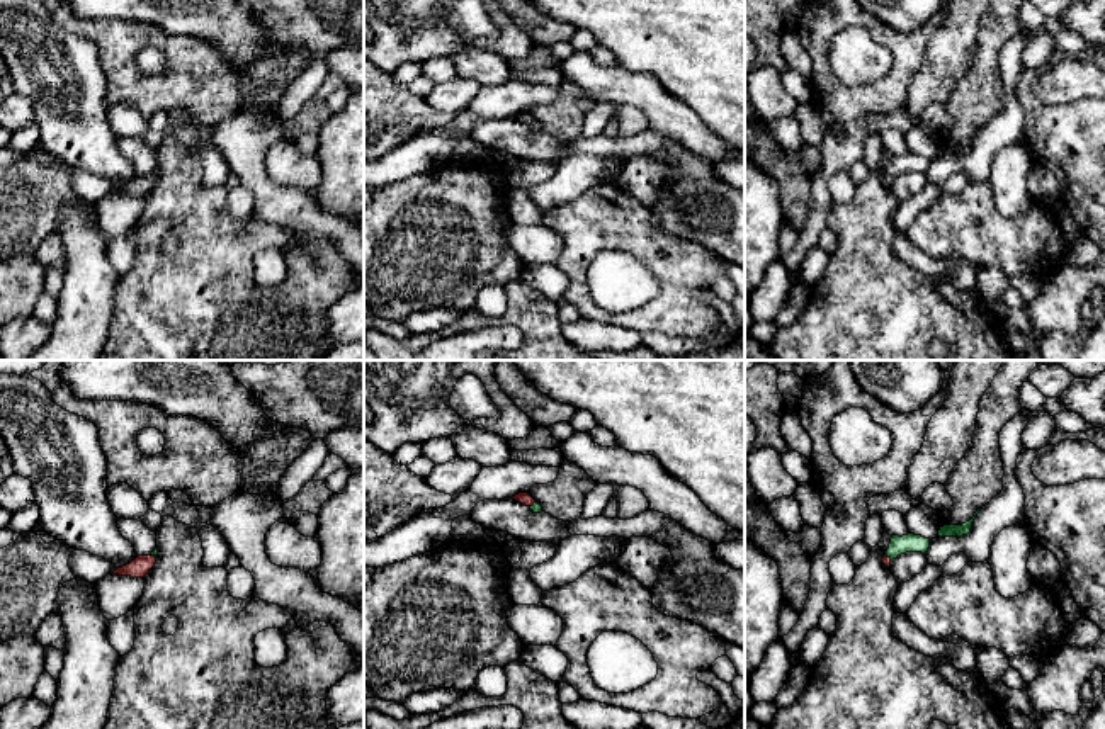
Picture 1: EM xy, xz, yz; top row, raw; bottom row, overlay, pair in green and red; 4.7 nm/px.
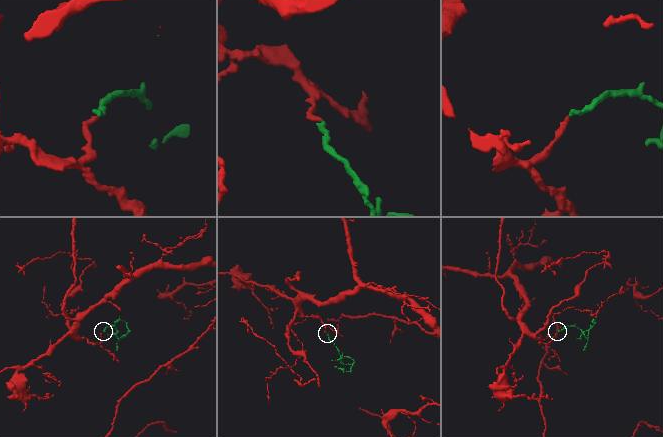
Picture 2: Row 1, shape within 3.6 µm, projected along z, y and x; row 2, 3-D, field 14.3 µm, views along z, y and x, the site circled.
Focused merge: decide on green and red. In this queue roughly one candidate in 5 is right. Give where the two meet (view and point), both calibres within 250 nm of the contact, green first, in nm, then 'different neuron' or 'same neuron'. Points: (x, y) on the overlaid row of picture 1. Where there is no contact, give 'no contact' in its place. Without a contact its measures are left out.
contact yz (888, 556); calibres 90 and 40 nm; same neuron

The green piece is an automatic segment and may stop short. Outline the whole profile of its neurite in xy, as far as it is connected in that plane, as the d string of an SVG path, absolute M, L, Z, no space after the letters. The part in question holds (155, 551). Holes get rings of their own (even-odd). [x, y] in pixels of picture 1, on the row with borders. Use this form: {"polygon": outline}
{"polygon": "M155 549L150 556L138 556L129 564L117 568L112 574L144 578L150 573L150 569L155 566L156 554L158 554L158 549Z"}

